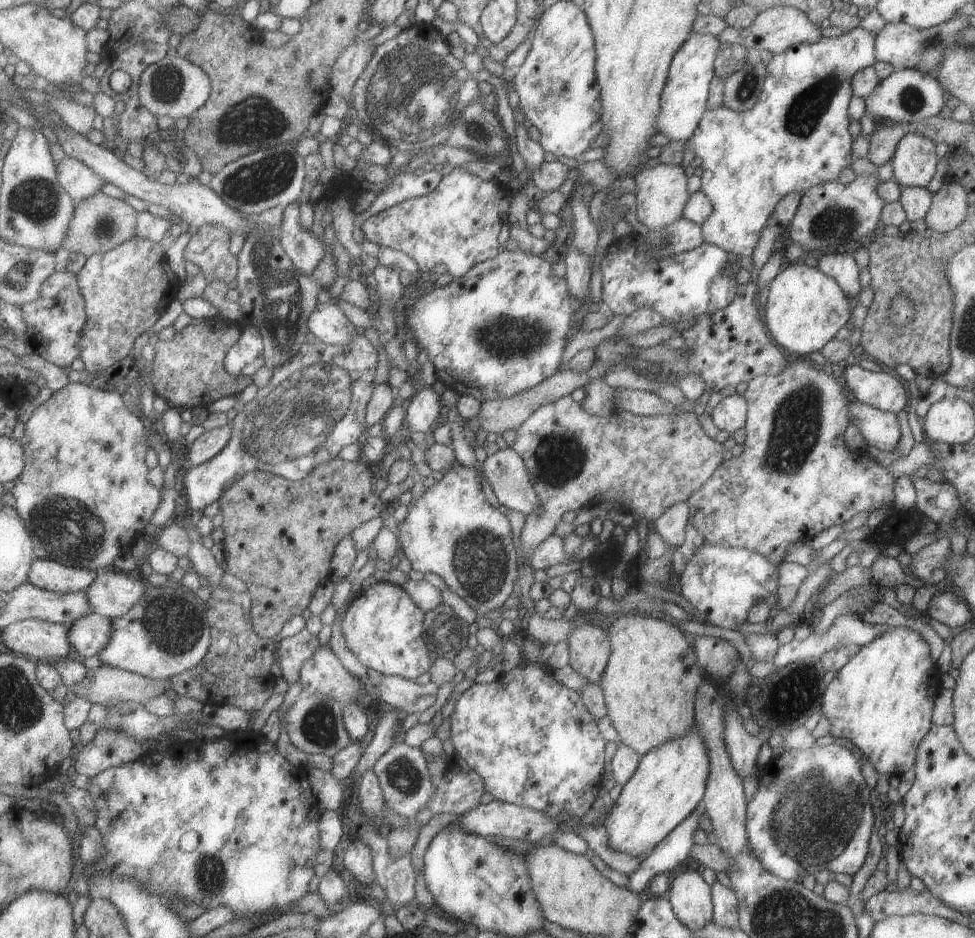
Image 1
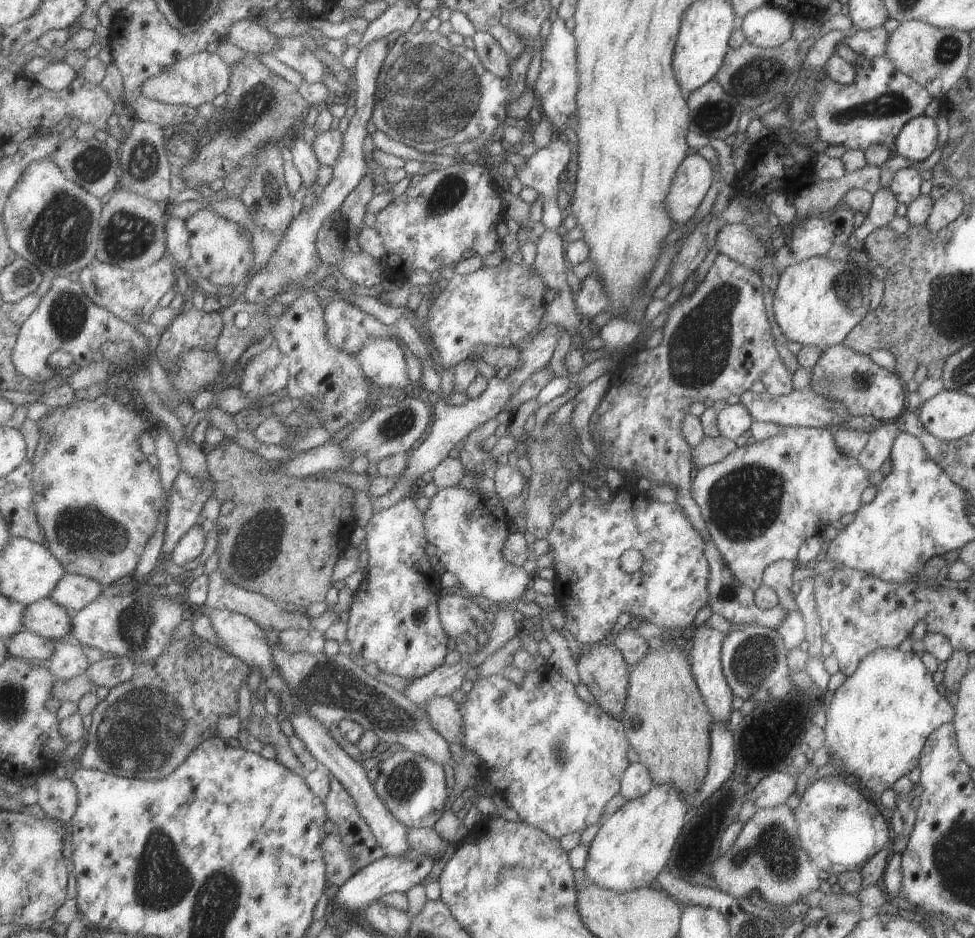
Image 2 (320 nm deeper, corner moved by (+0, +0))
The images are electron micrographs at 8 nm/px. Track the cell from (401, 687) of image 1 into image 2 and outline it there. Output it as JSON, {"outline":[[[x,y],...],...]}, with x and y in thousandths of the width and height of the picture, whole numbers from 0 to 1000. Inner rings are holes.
{"outline":[[[459,742],[452,744],[442,744],[434,753],[442,765],[444,776],[454,785],[461,792],[471,791],[473,795],[477,792],[477,783],[475,783],[475,763],[469,748]]]}

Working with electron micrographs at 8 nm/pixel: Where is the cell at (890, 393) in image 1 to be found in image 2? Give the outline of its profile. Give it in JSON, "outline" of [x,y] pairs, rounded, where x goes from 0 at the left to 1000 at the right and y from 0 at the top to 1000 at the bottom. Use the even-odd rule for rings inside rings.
{"outline":[[[863,365],[844,372],[838,388],[831,394],[829,414],[848,426],[865,431],[873,445],[893,443],[904,450],[919,447],[926,439],[929,418],[926,418],[922,401],[899,390],[890,378],[867,371]]]}

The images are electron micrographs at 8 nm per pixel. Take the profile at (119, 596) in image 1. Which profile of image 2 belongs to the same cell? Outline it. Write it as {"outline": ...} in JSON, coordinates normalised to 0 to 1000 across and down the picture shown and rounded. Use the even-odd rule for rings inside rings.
{"outline":[[[68,611],[51,638],[76,655],[89,648],[95,640],[104,635],[108,625],[104,619],[86,613]]]}

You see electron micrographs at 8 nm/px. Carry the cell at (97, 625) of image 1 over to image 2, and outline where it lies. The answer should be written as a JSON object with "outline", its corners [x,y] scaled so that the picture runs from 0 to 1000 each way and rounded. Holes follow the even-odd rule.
{"outline":[[[51,636],[44,638],[32,646],[28,645],[26,668],[45,680],[59,684],[62,680],[75,674],[75,656],[76,654]]]}

